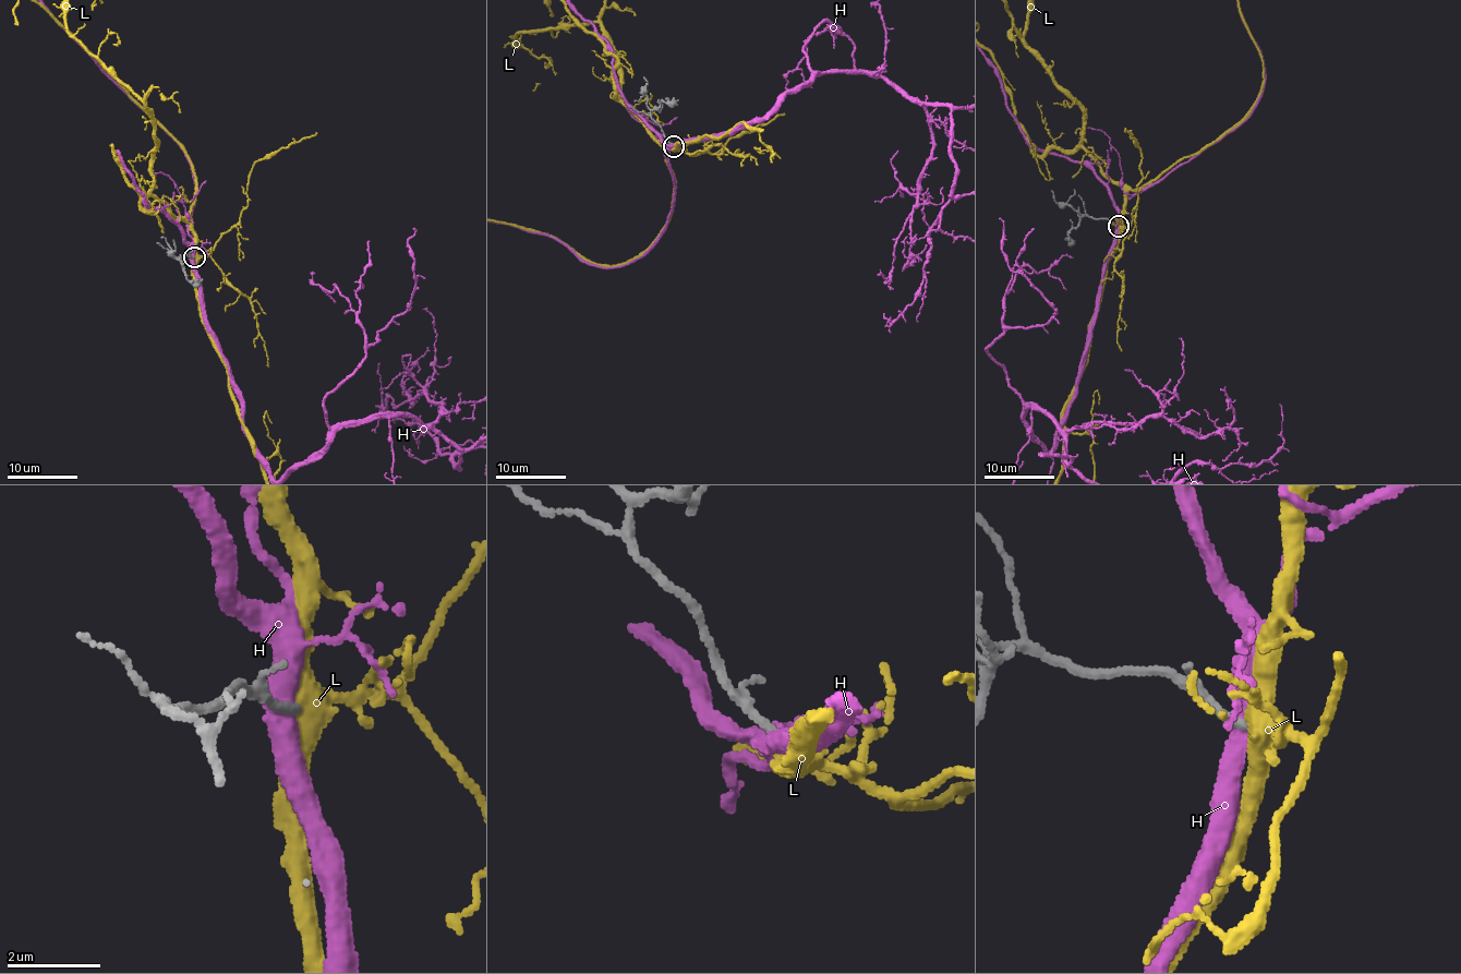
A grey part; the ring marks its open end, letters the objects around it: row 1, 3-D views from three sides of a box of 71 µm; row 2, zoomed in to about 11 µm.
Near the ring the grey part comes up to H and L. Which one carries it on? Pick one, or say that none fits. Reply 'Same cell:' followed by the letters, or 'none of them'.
Same cell: L

